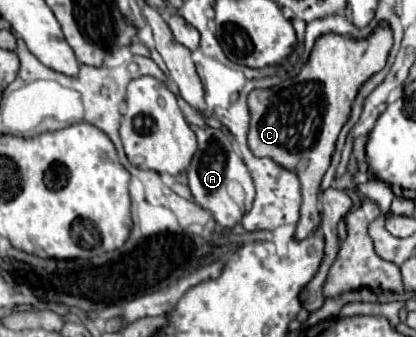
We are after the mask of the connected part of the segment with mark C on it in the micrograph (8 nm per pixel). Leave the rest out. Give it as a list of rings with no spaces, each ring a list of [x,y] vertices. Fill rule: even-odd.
[[[385,22],[379,24],[365,42],[351,42],[351,38],[327,34],[327,38],[319,38],[319,42],[315,42],[309,62],[301,68],[299,76],[269,90],[253,90],[247,96],[251,114],[247,134],[249,150],[257,158],[271,158],[301,180],[303,206],[295,232],[295,238],[299,240],[311,236],[321,224],[319,186],[331,164],[339,132],[349,120],[359,88],[385,66],[391,46],[393,34]]]

